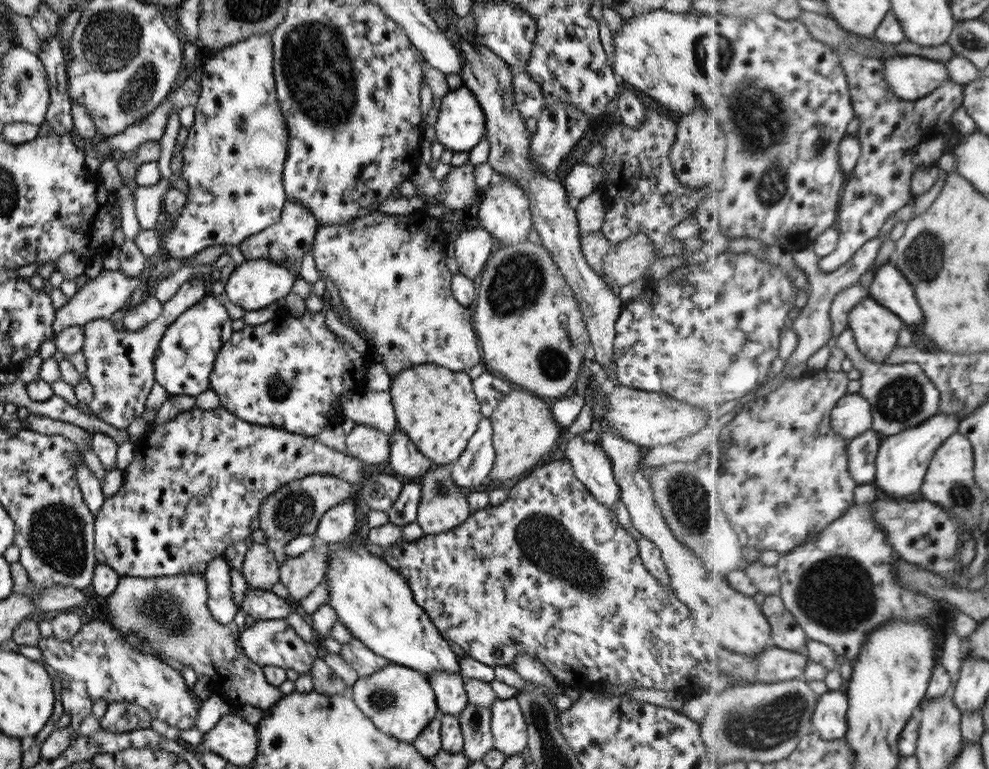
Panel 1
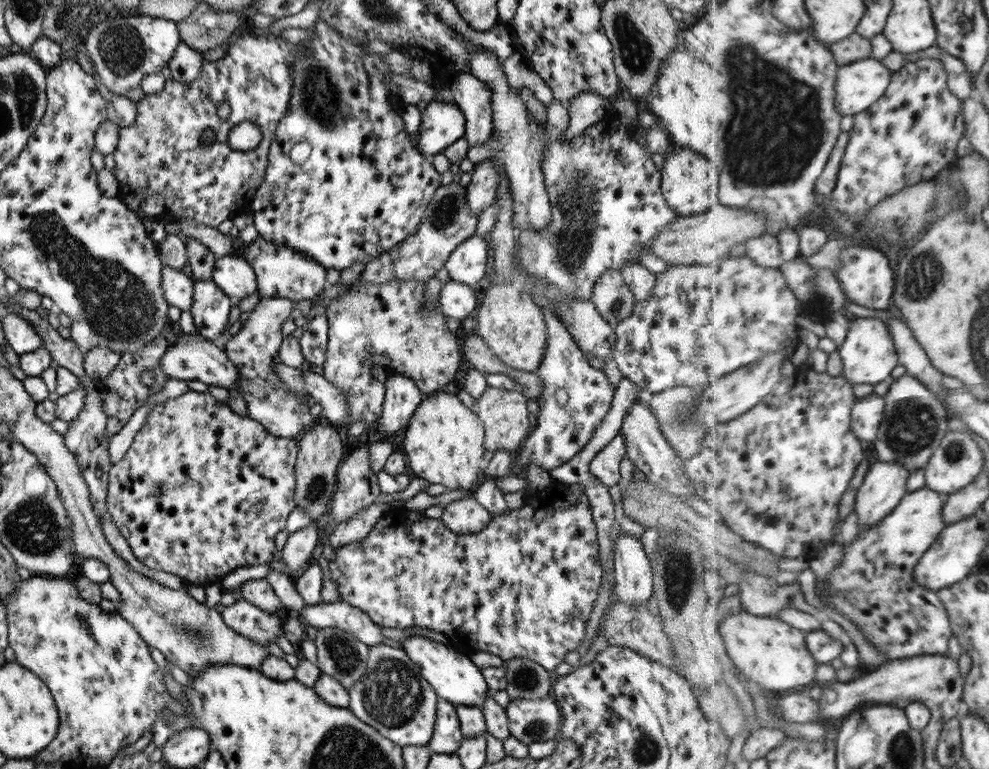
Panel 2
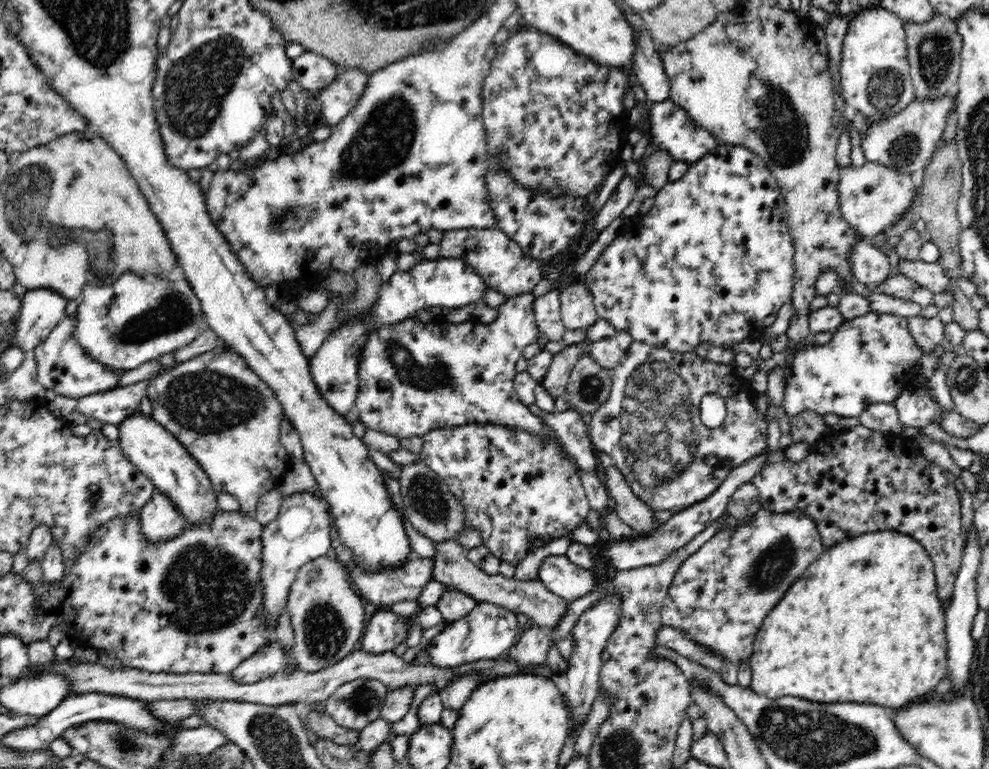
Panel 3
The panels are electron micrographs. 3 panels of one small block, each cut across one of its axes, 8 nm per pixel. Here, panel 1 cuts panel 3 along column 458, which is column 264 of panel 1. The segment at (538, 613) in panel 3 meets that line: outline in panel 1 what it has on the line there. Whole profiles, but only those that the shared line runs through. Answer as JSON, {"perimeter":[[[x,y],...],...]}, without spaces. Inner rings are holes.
{"perimeter":[[[267,543],[250,546],[241,574],[250,589],[270,591],[279,582],[279,564]]]}

